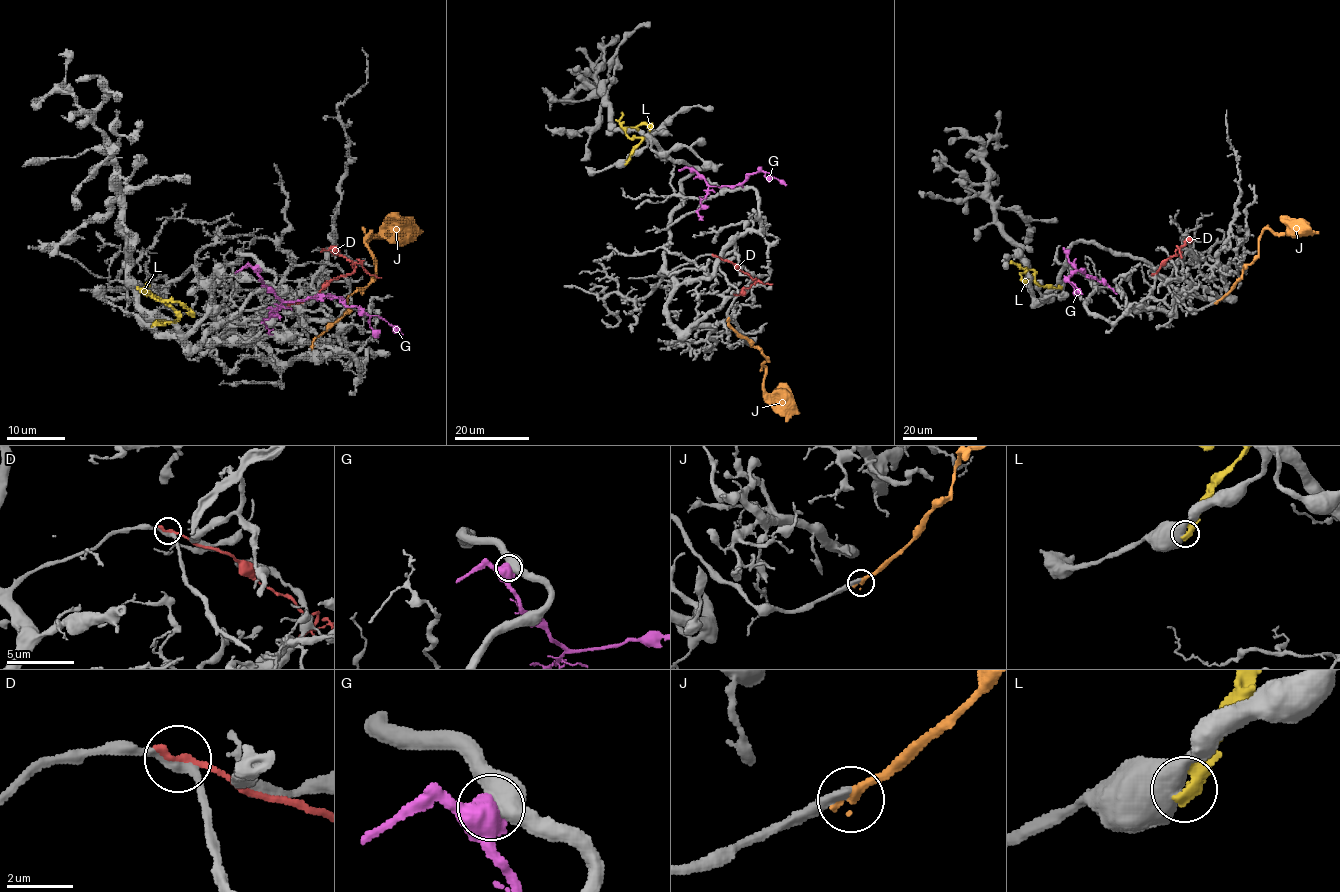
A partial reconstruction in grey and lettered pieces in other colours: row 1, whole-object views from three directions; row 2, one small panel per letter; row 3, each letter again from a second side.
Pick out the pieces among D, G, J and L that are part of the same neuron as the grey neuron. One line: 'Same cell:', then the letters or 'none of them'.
Same cell: J

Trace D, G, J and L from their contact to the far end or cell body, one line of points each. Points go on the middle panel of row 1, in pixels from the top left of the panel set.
D: (715, 256), (729, 261), (756, 278), (749, 287), (733, 294)
G: (693, 170), (710, 185), (739, 185), (750, 174), (759, 171), (769, 172), (786, 184)
J: (728, 320), (769, 361), (762, 364), (766, 367), (764, 391), (782, 409), (799, 413)
L: (625, 163), (641, 140), (630, 138), (625, 129), (644, 123), (650, 127), (650, 131)

